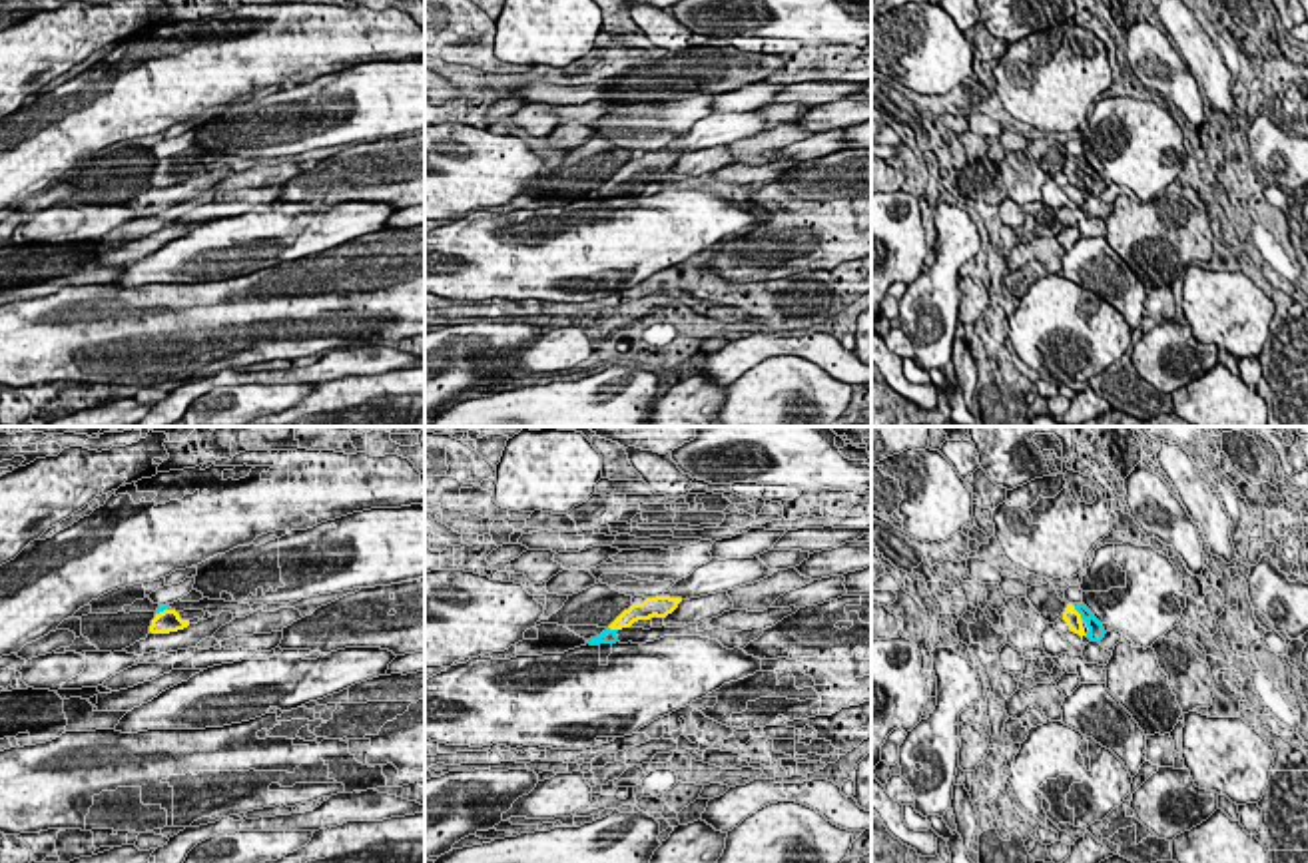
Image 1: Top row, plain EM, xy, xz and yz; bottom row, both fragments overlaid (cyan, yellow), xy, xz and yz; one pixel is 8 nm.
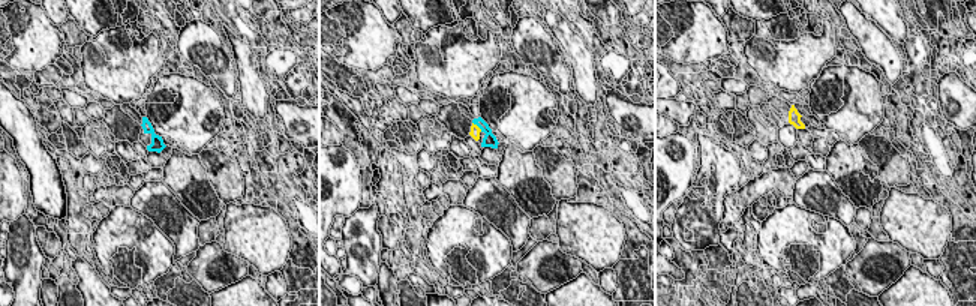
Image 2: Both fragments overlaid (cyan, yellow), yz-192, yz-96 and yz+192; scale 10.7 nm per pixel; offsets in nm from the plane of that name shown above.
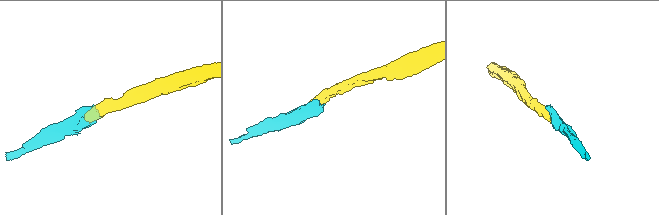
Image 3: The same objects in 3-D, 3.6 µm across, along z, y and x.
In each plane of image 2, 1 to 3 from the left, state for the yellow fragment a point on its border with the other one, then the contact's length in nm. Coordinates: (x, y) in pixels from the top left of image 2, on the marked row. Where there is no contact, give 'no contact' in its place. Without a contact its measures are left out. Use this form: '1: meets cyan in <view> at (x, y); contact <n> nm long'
1: no contact
2: meets cyan in yz-96 at (477, 125); contact 150 nm long
3: no contact

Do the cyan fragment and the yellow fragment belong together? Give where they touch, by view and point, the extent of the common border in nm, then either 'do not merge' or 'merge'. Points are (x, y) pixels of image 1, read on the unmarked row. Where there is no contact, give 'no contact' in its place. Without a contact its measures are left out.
yz (1075, 162) | 140 nm | merge

